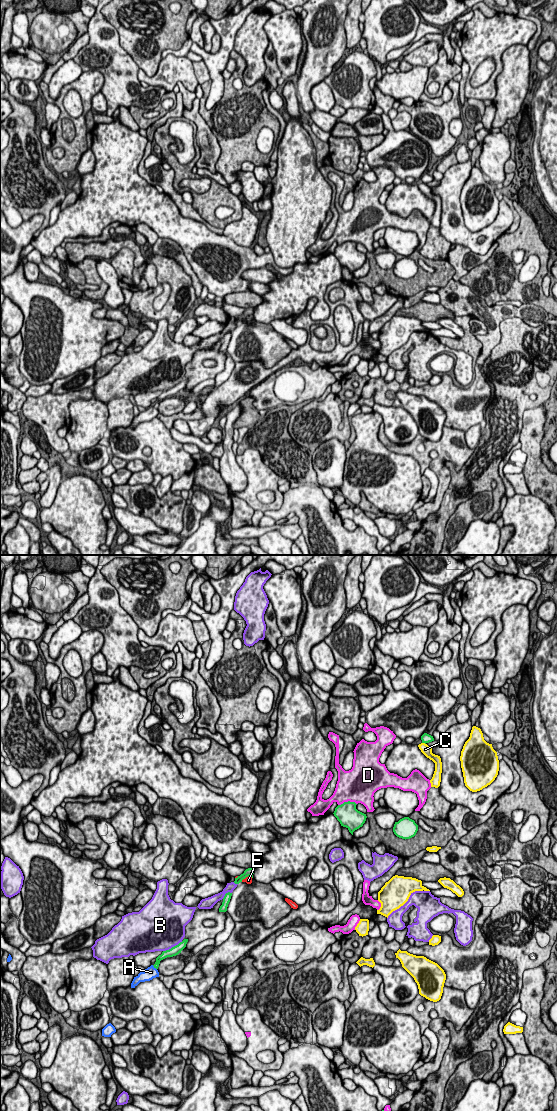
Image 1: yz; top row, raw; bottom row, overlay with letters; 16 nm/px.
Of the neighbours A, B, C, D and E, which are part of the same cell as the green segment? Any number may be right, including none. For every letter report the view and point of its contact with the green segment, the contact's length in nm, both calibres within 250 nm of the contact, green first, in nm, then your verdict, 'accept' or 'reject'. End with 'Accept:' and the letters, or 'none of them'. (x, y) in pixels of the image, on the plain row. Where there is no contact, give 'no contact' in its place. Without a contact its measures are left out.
A: meets green in yz at (154, 407); contact 110 nm long; 100 nm thick on the green side, 190 nm on the other; reject
B: meets green in yz at (172, 387); contact 360 nm long; 140 nm thick on the green side, 500 nm on the other; reject
C: meets green in yz at (424, 182); contact 70 nm long; 160 nm thick on the green side, 160 nm on the other; reject
D: meets green in yz at (348, 241); contact 300 nm long; 340 nm thick on the green side, 480 nm on the other; reject
E: meets green in yz at (246, 316); contact 200 nm long; 130 nm thick on the green side, 120 nm on the other; reject
Accept: none of them

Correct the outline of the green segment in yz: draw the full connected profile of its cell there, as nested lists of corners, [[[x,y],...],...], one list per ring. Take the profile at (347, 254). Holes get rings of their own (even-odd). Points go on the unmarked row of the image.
[[[344,242],[335,248],[333,253],[341,266],[346,267],[352,275],[363,266],[367,258],[366,254],[356,249],[356,245],[355,242]]]

